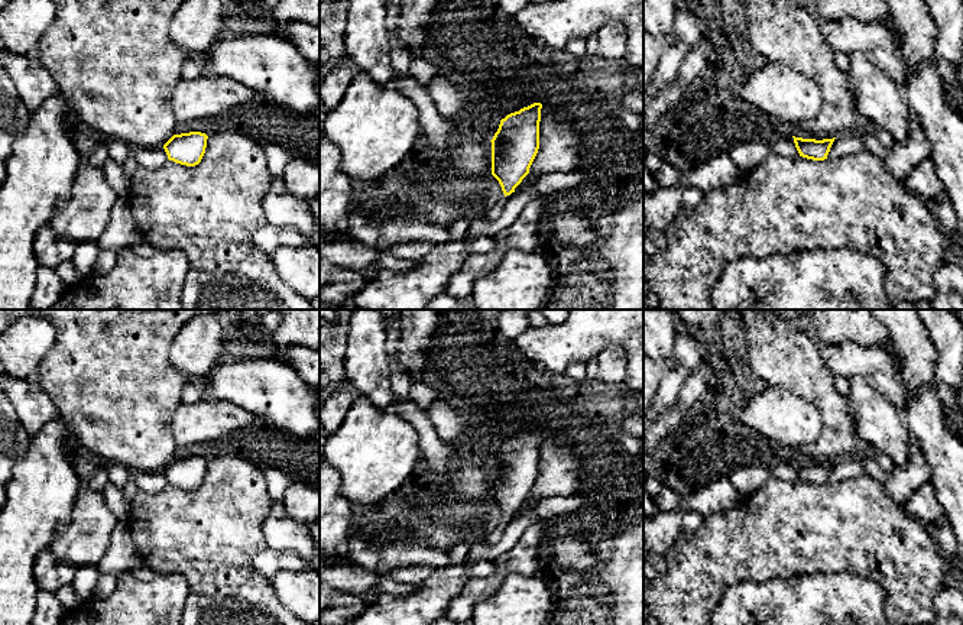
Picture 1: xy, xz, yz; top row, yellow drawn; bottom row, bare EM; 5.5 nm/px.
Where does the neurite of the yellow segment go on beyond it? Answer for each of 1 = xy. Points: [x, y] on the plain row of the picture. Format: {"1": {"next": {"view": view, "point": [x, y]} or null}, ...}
{"1": {"next": null}}

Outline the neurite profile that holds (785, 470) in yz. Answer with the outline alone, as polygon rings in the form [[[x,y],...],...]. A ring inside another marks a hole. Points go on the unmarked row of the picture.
[[[792,460],[772,466],[768,469],[768,472],[769,472],[771,477],[778,477],[778,479],[788,480],[788,482],[800,480]]]

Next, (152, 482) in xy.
[[[163,470],[134,472],[133,479],[140,490],[150,492],[150,493],[160,492],[168,485],[168,479]]]

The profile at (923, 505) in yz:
[[[930,482],[921,485],[904,505],[905,512],[923,524],[940,525],[944,519],[941,506],[937,502],[936,489]]]

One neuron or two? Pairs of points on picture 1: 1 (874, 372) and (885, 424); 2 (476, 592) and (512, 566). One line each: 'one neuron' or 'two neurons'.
1: two neurons
2: one neuron

